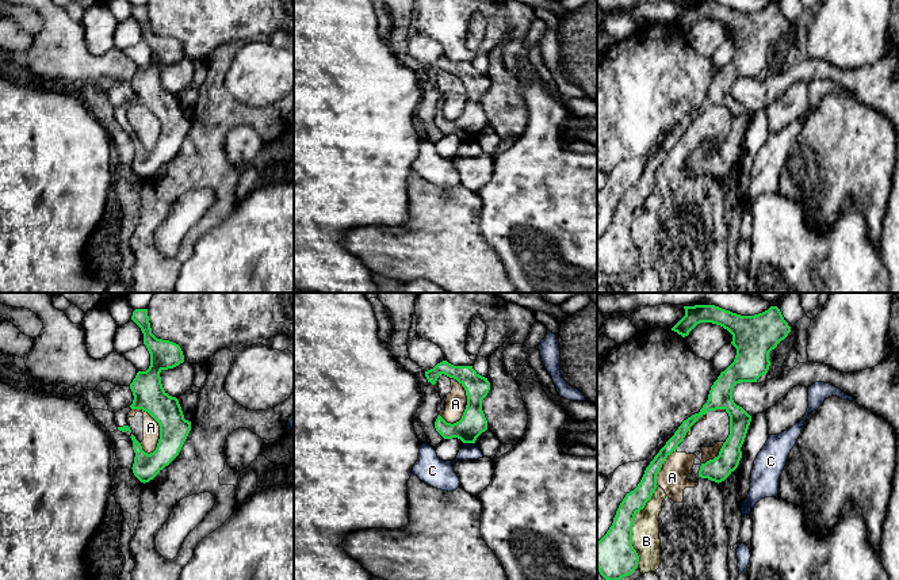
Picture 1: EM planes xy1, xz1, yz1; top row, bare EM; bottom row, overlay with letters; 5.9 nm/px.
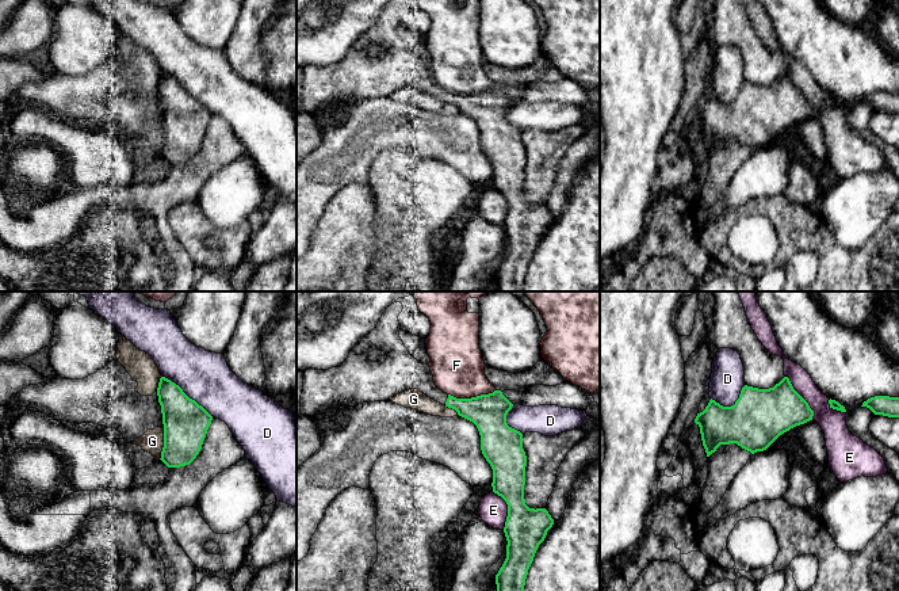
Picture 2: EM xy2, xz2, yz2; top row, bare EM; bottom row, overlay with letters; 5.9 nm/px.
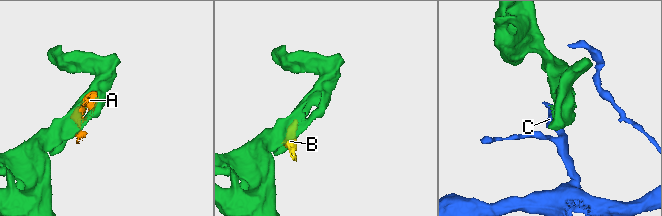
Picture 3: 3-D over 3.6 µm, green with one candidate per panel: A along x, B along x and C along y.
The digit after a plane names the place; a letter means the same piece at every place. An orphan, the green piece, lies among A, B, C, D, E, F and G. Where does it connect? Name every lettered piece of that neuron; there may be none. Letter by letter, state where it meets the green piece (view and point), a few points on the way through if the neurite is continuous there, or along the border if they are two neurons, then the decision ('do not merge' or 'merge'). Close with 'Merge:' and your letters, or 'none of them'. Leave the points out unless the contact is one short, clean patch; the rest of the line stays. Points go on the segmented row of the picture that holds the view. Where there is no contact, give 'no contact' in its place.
A: meets green in xy1 at (159, 424); do not merge
B: meets green in yz1 at (631, 526); do not merge
C: meets green in xz1 at (469, 442); border along xz1 (463, 442), (474, 443); do not merge
D: meets green in xy2 at (187, 396); border along xy2 (163, 376), (173, 381), (213, 416); do not merge
E: meets green in yz2 at (802, 397); border along yz2 (785, 376), (792, 388), (813, 411), (813, 419); do not merge
F: meets green in xz2 at (471, 397); border along xz2 (494, 389), (470, 397), (448, 395); do not merge
G: meets green in xy2 at (164, 445); do not merge
Merge: none of them

